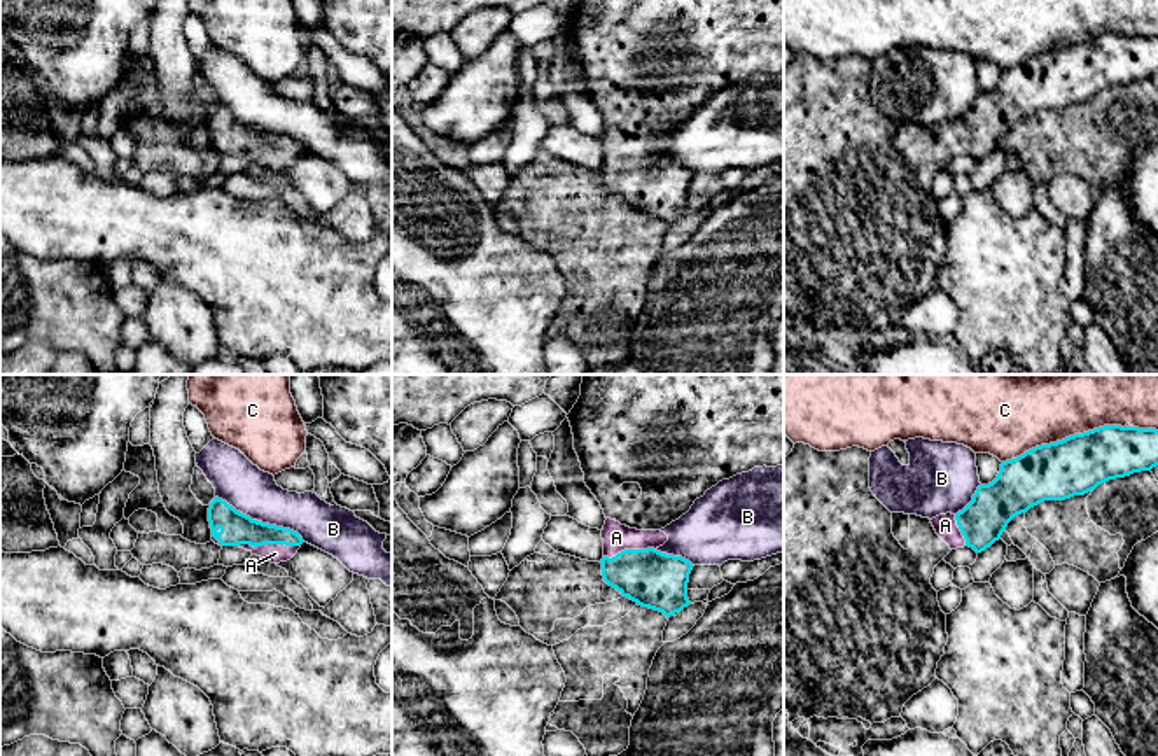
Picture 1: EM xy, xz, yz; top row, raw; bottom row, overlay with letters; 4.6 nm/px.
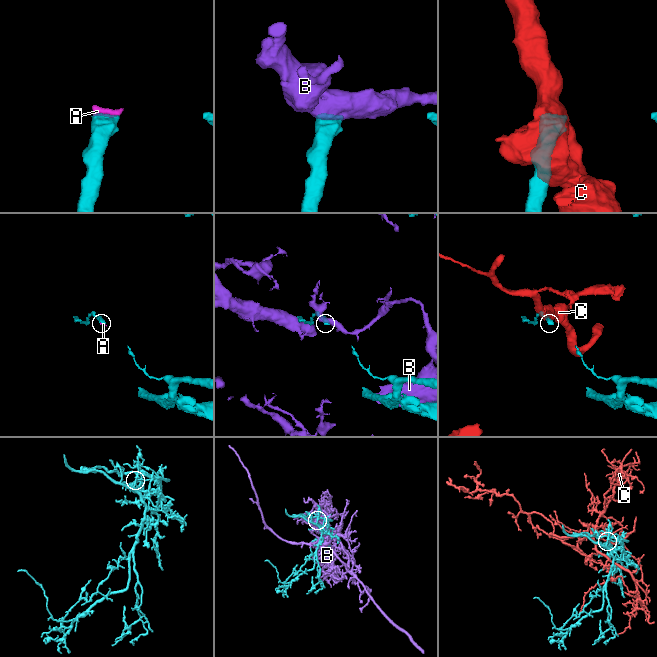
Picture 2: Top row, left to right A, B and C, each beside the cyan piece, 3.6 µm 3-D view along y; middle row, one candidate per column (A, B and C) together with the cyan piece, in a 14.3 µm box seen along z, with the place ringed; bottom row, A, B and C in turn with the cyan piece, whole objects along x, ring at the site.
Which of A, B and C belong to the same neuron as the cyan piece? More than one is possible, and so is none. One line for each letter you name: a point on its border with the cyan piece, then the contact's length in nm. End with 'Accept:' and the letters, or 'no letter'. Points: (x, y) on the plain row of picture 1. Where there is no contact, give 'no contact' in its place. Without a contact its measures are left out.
A: meets cyan in xy at (270, 151); contact 280 nm long
Accept: A

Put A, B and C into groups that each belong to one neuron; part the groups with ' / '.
A / B / C

